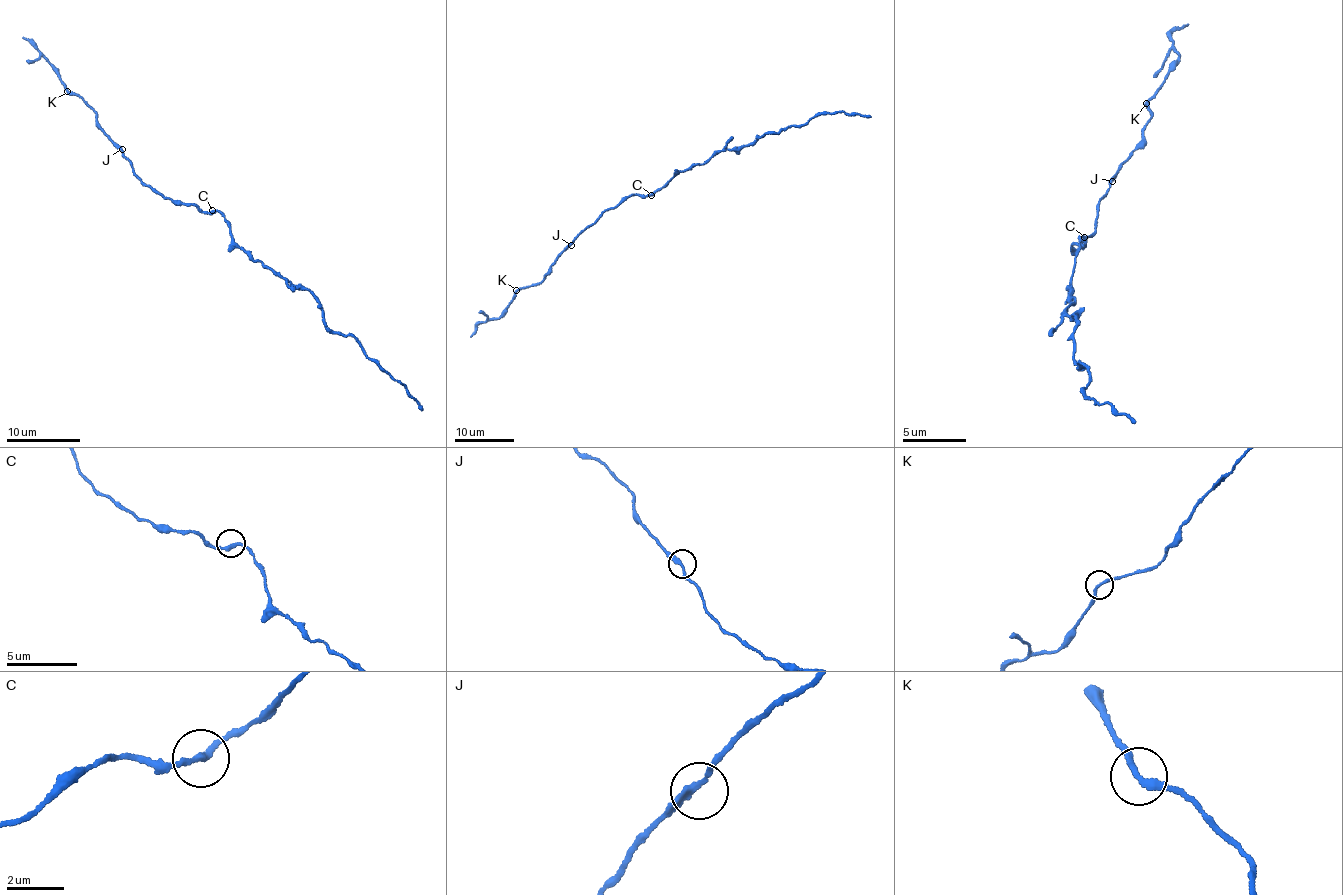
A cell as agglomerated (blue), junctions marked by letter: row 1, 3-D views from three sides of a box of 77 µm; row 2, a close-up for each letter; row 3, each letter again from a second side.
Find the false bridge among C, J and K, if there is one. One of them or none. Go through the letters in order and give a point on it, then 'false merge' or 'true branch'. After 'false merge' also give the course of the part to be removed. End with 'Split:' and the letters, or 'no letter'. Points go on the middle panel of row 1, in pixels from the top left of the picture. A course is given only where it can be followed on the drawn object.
C: (651, 195) | true branch
J: (571, 245) | true branch
K: (516, 290) | true branch
Split: no letter

